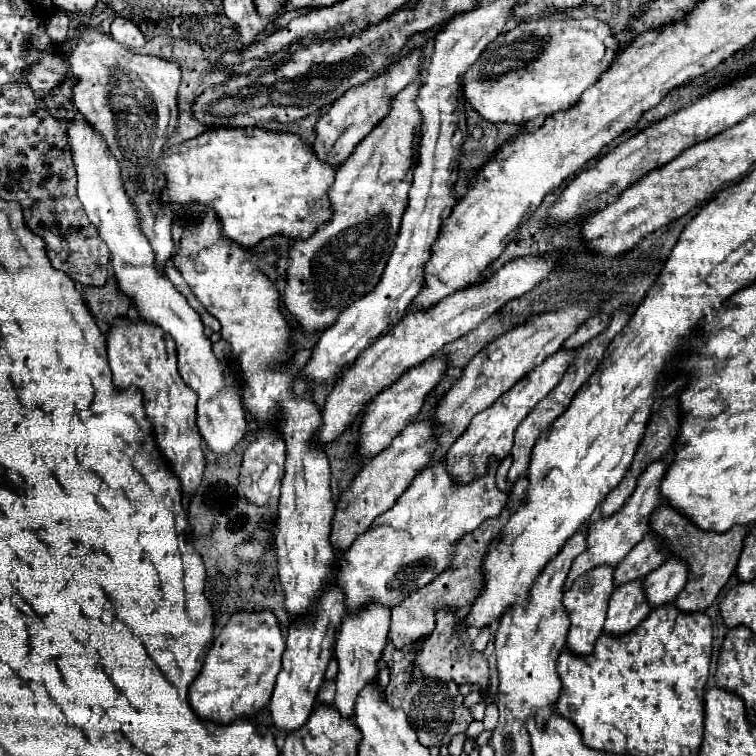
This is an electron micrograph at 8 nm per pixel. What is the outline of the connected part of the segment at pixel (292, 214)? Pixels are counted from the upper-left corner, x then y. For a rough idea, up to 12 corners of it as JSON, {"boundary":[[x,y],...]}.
{"boundary":[[293,132],[163,150],[163,202],[227,238],[309,238],[339,164]]}

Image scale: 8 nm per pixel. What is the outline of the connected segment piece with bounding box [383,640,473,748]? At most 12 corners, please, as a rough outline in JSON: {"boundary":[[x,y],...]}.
{"boundary":[[423,640],[395,648],[387,702],[423,746],[447,746],[473,716],[455,682],[413,676]]}

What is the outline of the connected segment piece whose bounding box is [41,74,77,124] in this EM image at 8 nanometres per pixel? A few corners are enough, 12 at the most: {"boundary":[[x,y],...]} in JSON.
{"boundary":[[67,74],[59,86],[43,96],[43,108],[61,124],[75,120],[75,76]]}

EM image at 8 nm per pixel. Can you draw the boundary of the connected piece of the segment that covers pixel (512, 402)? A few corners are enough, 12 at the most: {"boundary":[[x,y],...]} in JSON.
{"boundary":[[559,350],[471,420],[445,454],[451,476],[485,474],[511,452],[519,422],[559,384]]}

